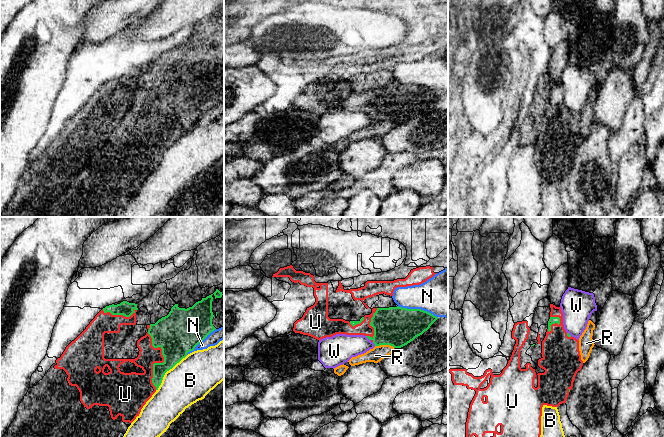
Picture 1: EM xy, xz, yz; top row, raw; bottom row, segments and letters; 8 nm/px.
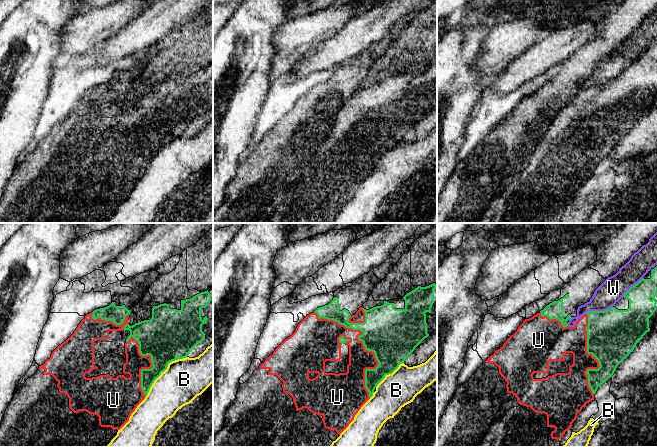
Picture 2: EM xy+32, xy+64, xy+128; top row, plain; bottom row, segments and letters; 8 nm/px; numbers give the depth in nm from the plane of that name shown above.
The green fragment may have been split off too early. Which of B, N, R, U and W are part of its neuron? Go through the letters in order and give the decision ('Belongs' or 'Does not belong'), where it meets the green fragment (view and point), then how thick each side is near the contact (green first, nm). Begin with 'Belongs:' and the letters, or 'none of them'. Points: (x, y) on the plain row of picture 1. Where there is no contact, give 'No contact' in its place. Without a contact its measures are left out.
Belongs: none of them
B: Does not belong. Touches green at xy (167, 146). Thickness 260 nm (green) against 340 nm
N: Does not belong. Touches green at xz (418, 85). Thickness 320 nm (green) against 360 nm
R: Does not belong. Touches green at xz (385, 120). Thickness 320 nm (green) against 120 nm
U: Does not belong. Touches green at xy (163, 138). Thickness 320 nm (green) against 180 nm
W: Does not belong. Touches green at xz (368, 114). Thickness 320 nm (green) against 240 nm

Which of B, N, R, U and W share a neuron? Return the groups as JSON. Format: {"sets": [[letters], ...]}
{"sets": [["B"], ["N"], ["R"], ["U"], ["W"]]}

